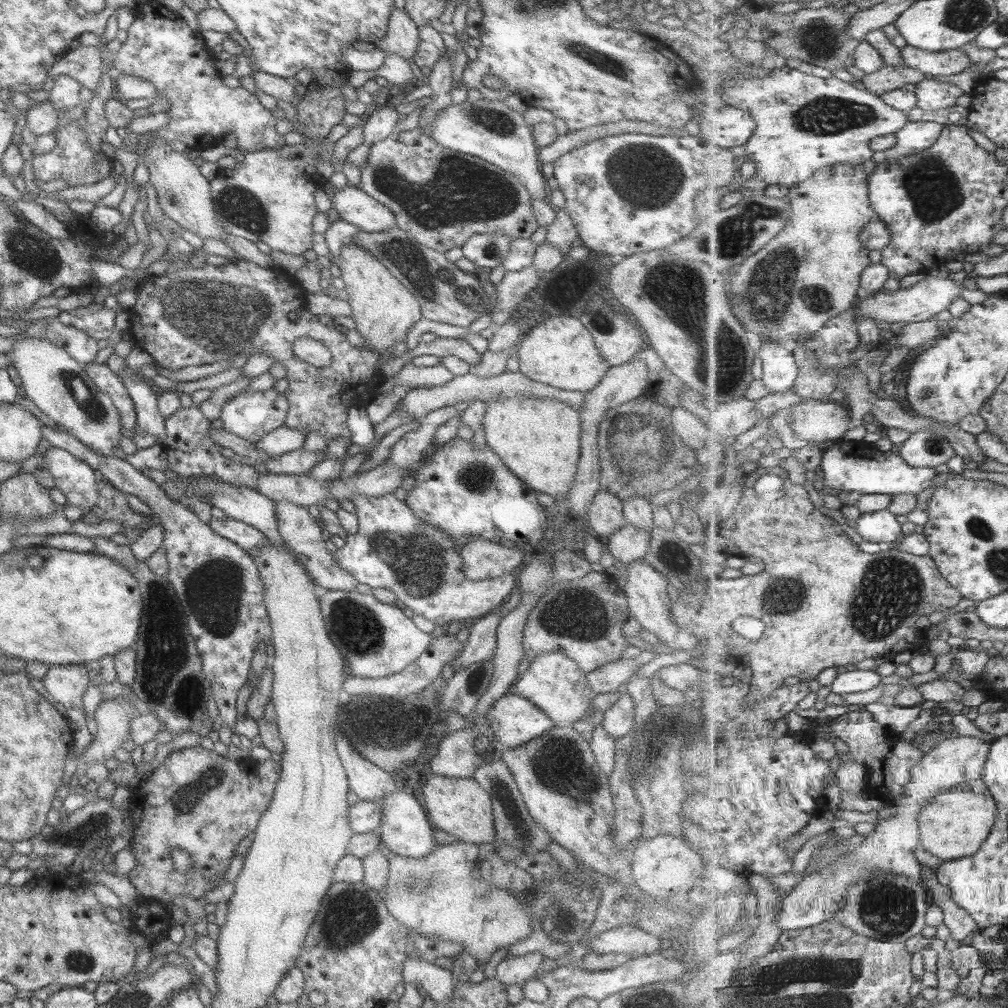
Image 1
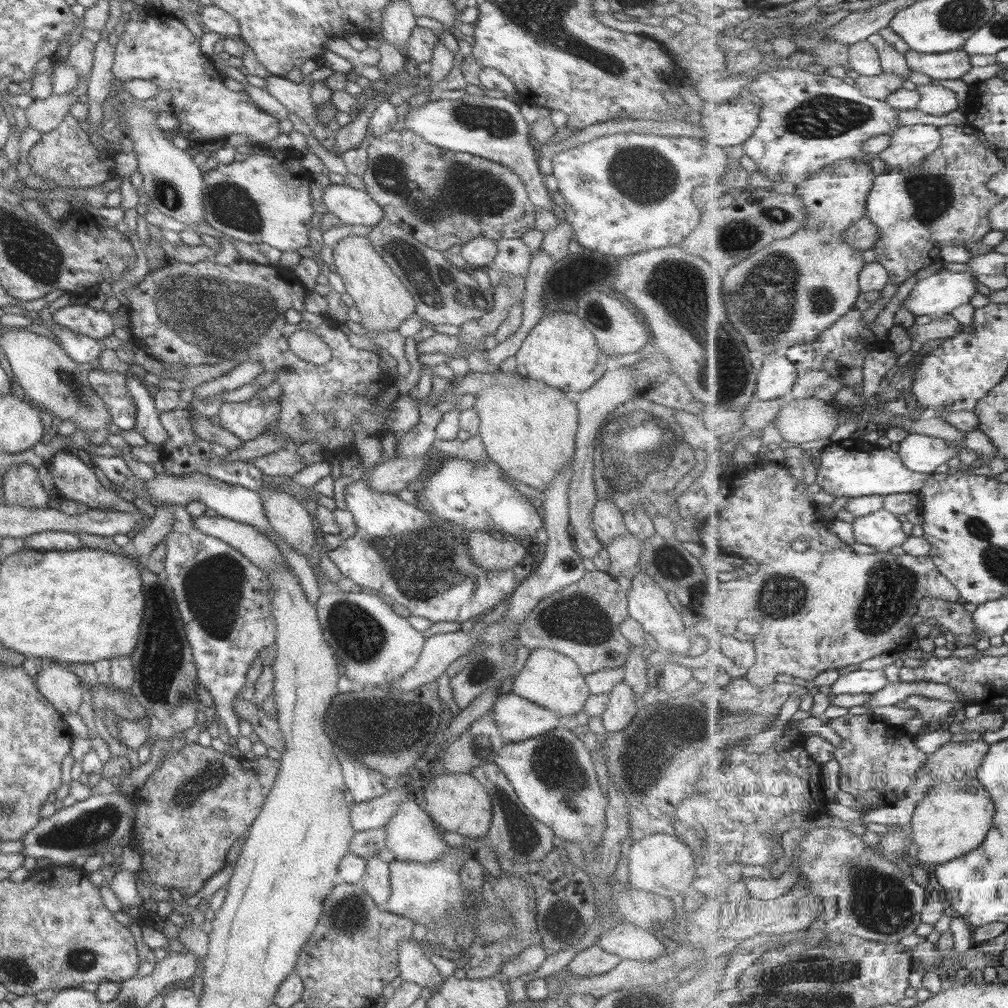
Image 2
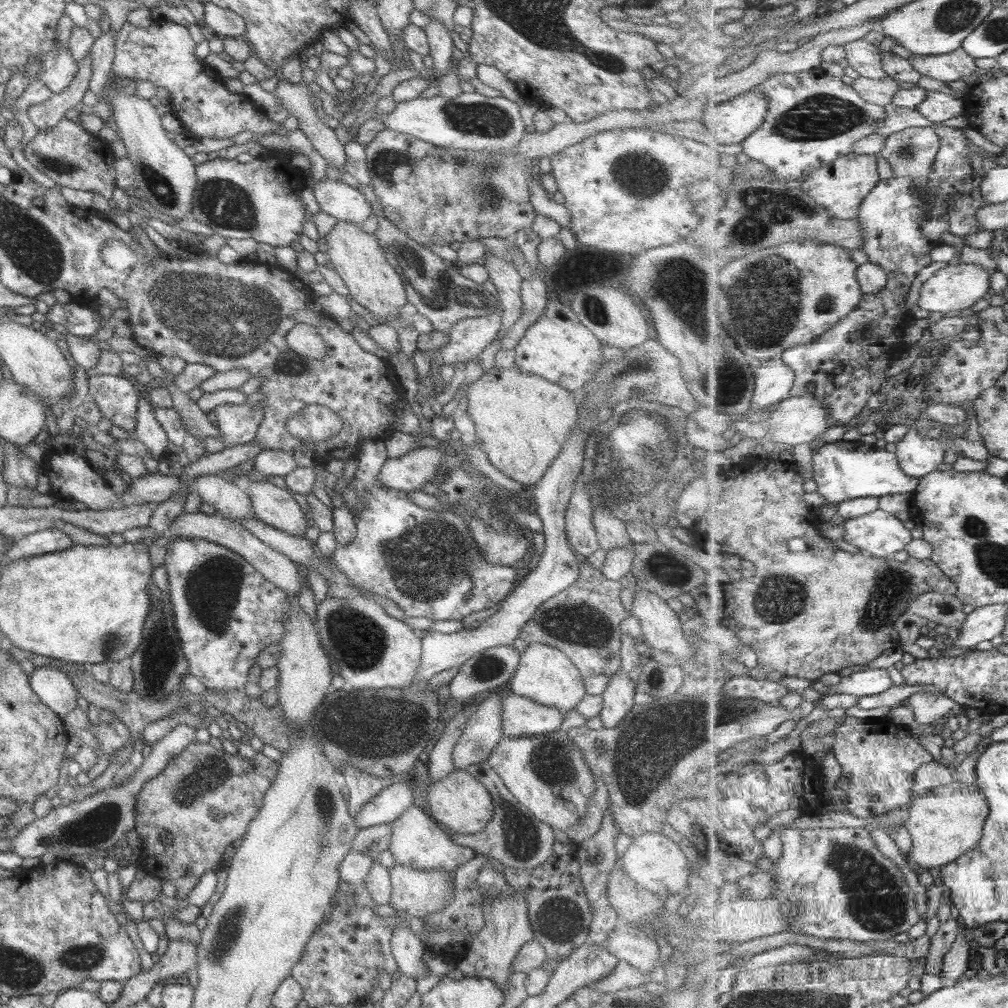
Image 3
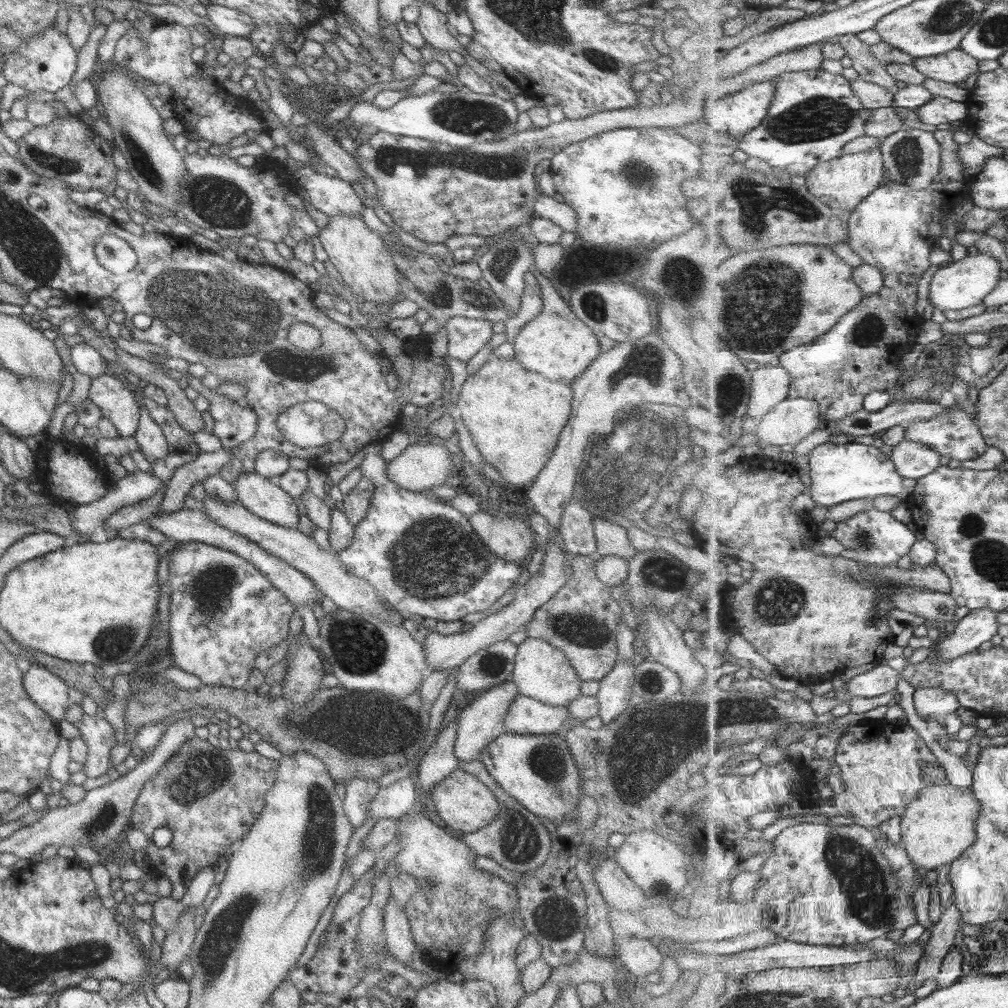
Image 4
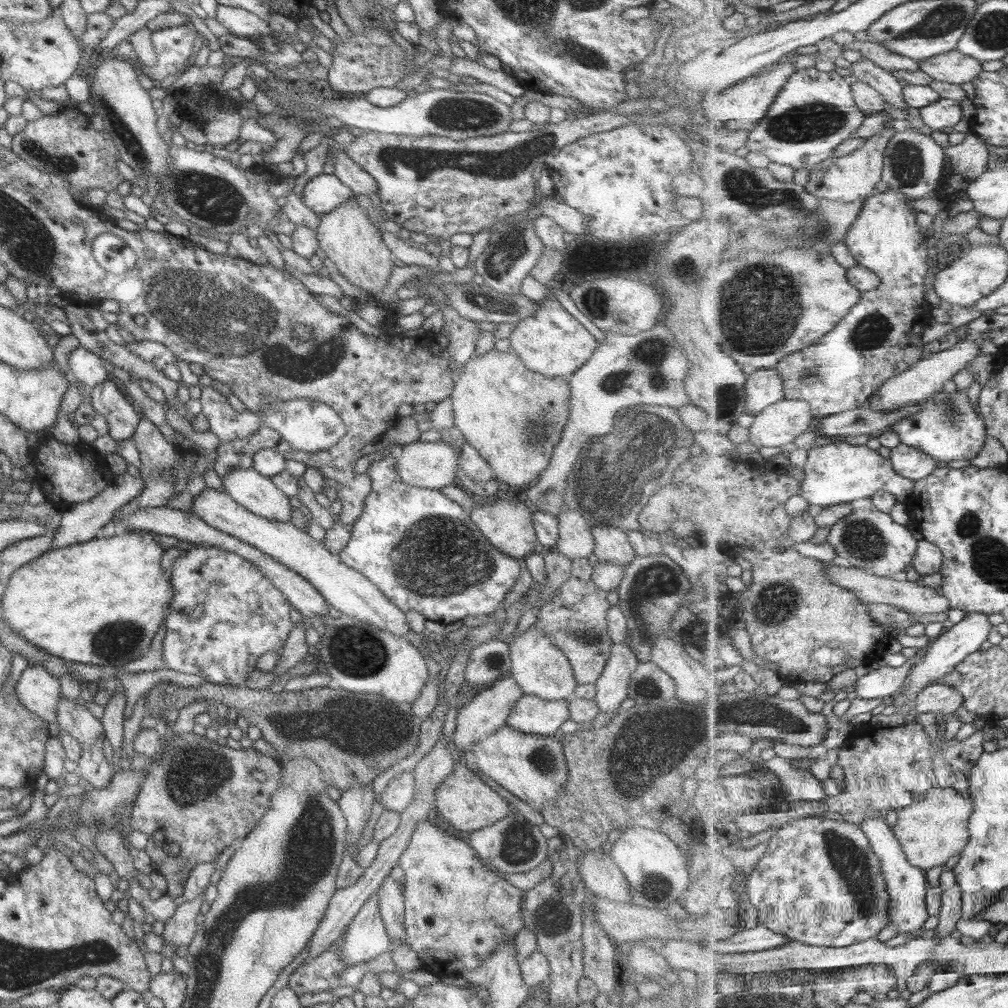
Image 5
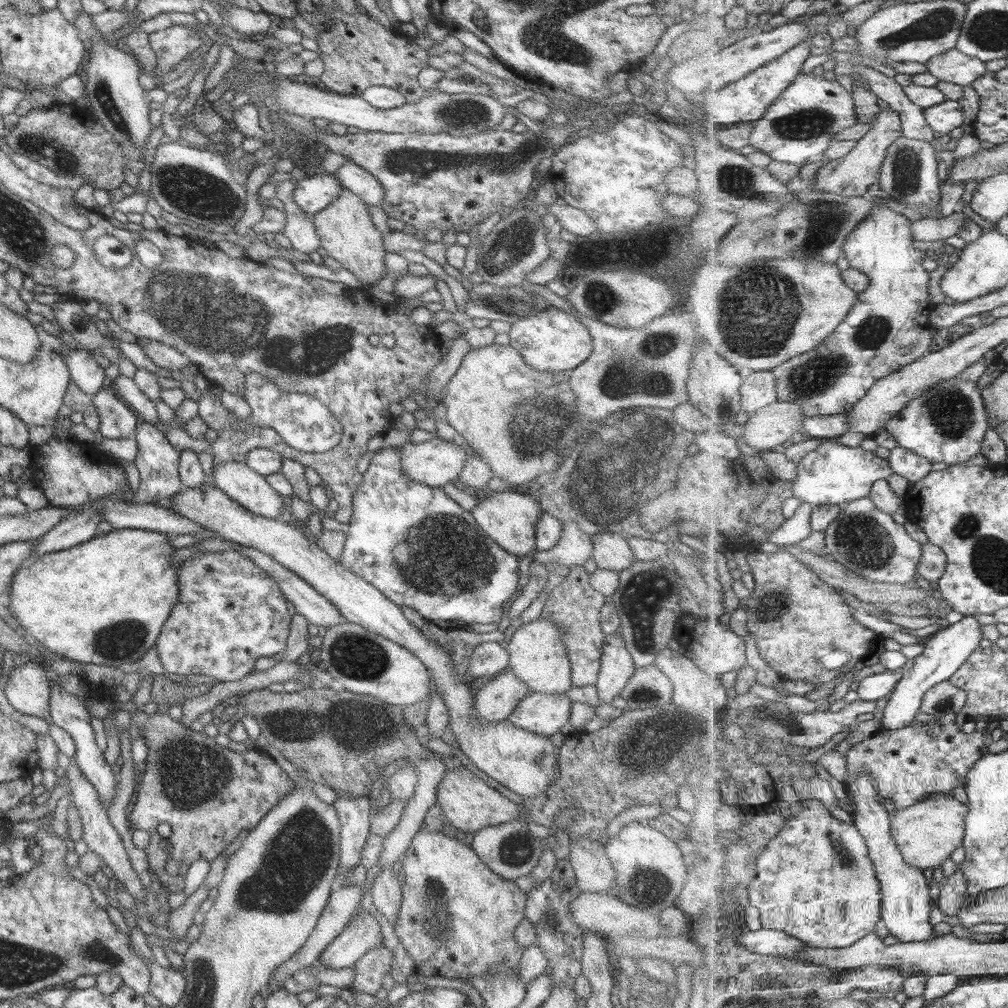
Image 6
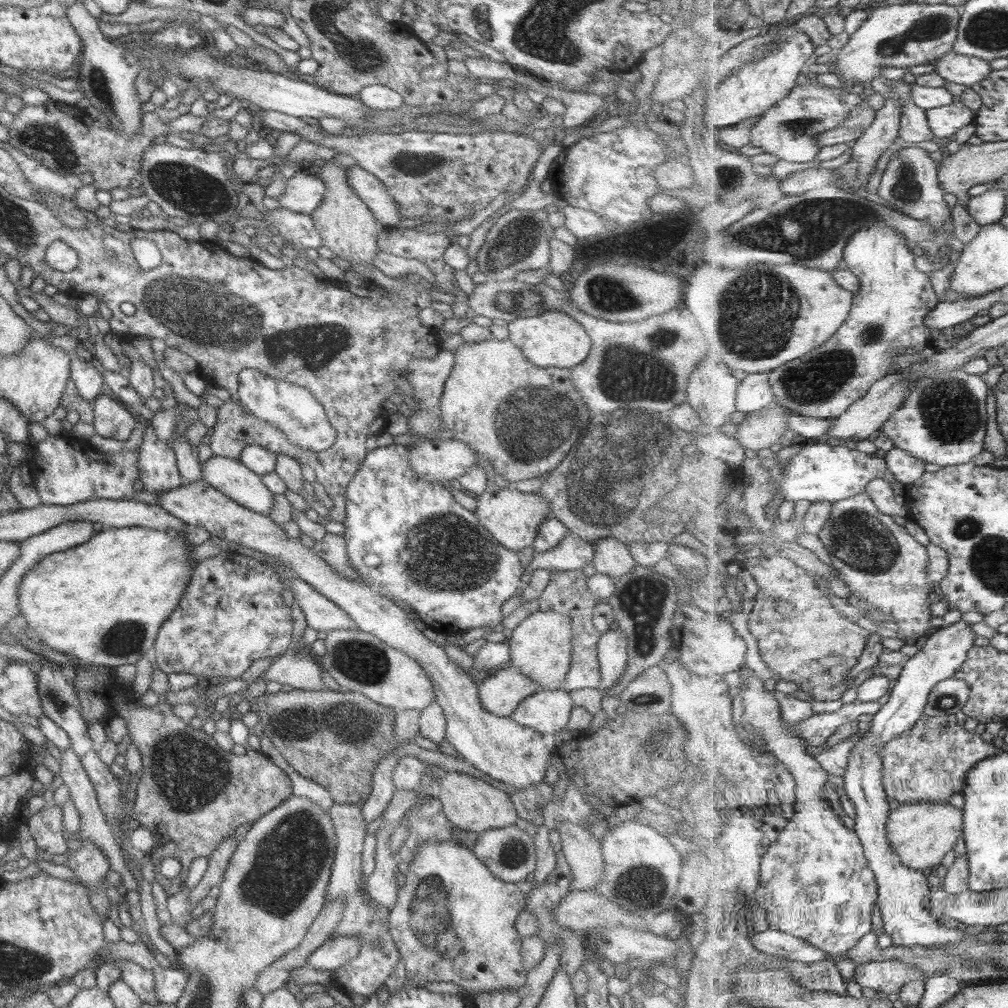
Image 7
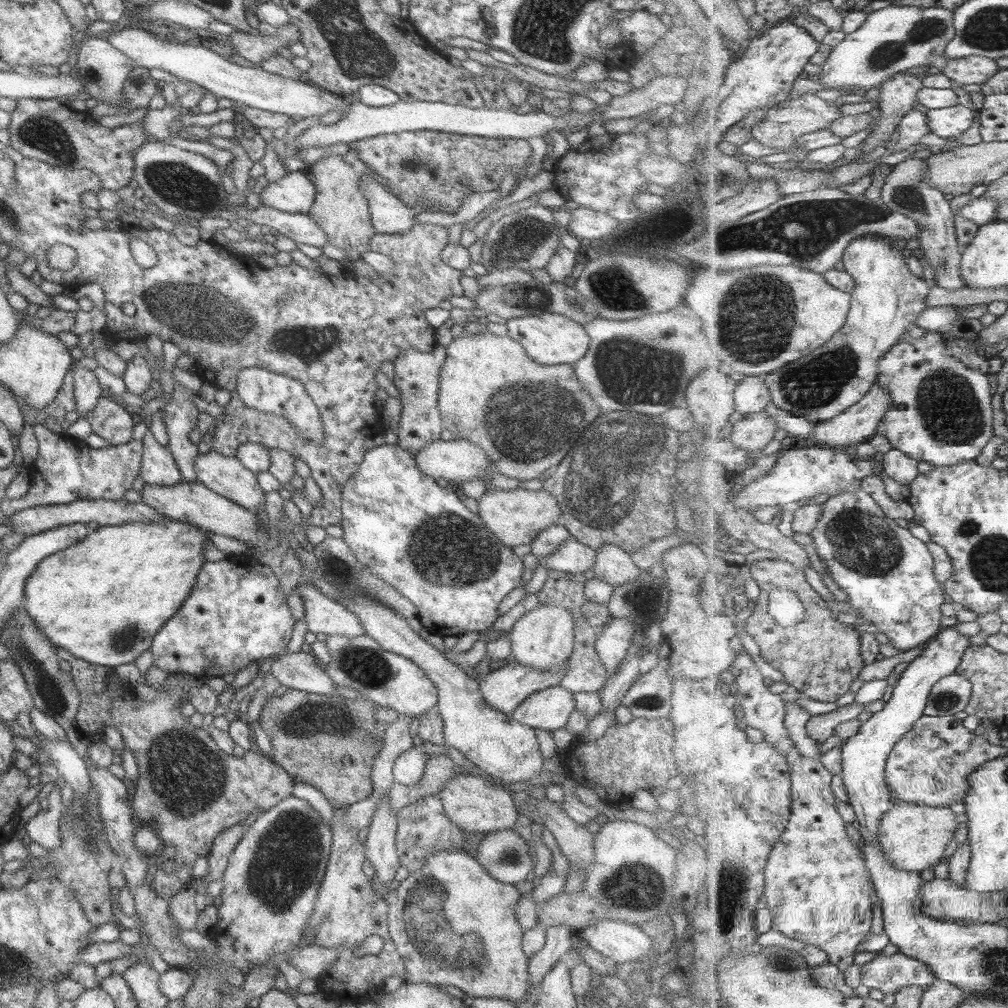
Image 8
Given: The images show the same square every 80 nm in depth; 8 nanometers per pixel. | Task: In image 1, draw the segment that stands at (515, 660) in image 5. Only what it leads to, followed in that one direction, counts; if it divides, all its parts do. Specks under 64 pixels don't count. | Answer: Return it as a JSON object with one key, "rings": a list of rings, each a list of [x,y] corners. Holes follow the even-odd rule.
{"rings":[[[543,652],[529,662],[529,667],[518,675],[513,694],[528,700],[549,717],[552,726],[569,727],[583,715],[589,713],[588,706],[595,695],[587,686],[585,673],[565,655]]]}

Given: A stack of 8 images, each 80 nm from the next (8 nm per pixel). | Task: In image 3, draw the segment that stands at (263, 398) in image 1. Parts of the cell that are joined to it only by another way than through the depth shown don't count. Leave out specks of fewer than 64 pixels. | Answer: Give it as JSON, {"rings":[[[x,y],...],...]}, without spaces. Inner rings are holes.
{"rings":[[[221,404],[211,410],[216,418],[216,427],[219,431],[221,442],[225,447],[245,444],[255,436],[257,427],[262,419],[261,408],[257,404]]]}

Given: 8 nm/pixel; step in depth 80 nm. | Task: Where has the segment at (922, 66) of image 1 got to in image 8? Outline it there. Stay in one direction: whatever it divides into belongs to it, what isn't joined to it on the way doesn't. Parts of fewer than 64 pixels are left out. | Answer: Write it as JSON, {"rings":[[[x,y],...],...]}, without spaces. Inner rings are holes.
{"rings":[[[983,56],[953,58],[953,60],[943,61],[940,65],[942,72],[959,86],[962,84],[982,85],[1001,69],[993,58]]]}

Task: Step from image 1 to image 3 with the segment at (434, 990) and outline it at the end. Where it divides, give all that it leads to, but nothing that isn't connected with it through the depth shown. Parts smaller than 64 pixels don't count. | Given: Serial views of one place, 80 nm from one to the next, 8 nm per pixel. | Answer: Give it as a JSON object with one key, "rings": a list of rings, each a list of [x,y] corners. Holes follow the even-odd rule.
{"rings":[[[396,926],[390,938],[390,951],[396,962],[396,970],[414,981],[428,976],[429,972],[423,963],[423,953],[427,949],[424,943],[409,928]]]}

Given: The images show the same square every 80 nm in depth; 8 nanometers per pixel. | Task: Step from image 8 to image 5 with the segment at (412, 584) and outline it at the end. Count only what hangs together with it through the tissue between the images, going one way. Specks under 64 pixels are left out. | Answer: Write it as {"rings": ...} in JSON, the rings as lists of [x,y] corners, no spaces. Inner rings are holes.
{"rings":[[[387,456],[383,457],[383,459],[369,462],[364,473],[369,477],[370,490],[366,494],[361,514],[357,517],[357,520],[354,520],[353,524],[349,526],[349,541],[347,541],[347,545],[336,554],[339,560],[347,566],[347,568],[352,568],[355,572],[358,572],[361,576],[369,580],[373,586],[376,586],[381,591],[381,594],[385,596],[391,604],[401,609],[401,612],[406,613],[409,612],[409,610],[414,610],[425,619],[433,620],[433,622],[443,626],[451,624],[456,620],[461,620],[465,618],[465,616],[476,617],[479,621],[490,618],[493,614],[493,610],[503,600],[505,592],[513,586],[519,574],[519,568],[521,568],[521,566],[519,566],[519,561],[513,557],[505,556],[497,549],[493,548],[493,546],[481,536],[473,522],[471,522],[470,515],[467,515],[458,504],[445,498],[441,490],[434,491],[427,488],[415,488],[403,484],[397,478],[395,460],[392,457]]]}

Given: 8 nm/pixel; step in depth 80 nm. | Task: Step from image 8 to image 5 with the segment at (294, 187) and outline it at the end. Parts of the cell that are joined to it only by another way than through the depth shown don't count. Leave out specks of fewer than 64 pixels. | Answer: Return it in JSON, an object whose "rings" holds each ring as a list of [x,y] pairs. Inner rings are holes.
{"rings":[[[321,173],[303,186],[303,204],[315,214],[325,214],[354,198],[354,194],[332,174]]]}

